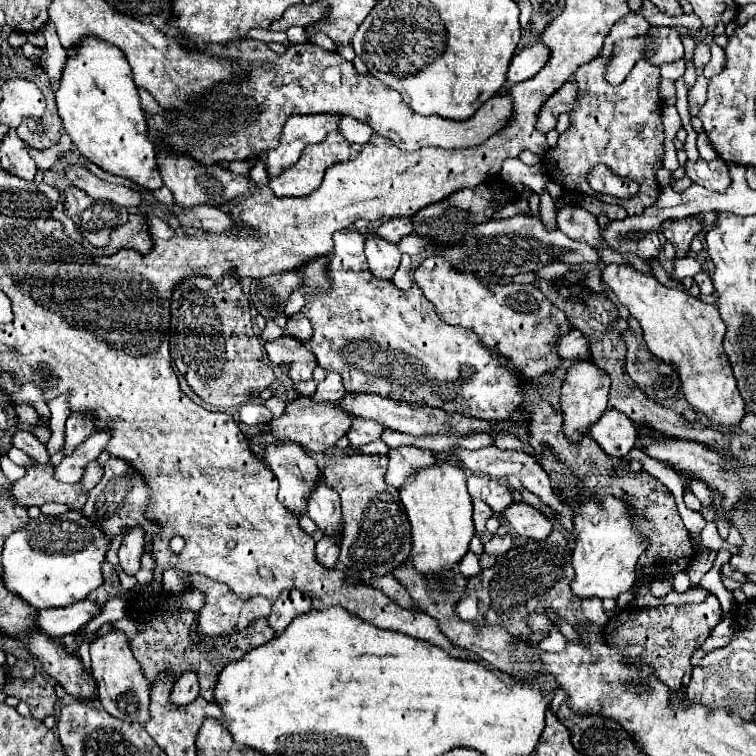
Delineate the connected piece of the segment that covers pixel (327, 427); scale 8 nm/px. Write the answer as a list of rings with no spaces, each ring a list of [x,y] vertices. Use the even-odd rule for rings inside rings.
[[[301,396],[301,398],[287,404],[287,408],[285,408],[285,412],[279,420],[273,418],[271,422],[265,424],[265,428],[259,434],[251,436],[249,438],[249,448],[259,460],[265,458],[263,446],[271,444],[271,442],[295,442],[299,446],[305,446],[311,452],[327,452],[331,446],[335,446],[335,442],[341,436],[345,436],[349,432],[351,422],[353,422],[353,418],[347,418],[347,414],[339,414],[339,410],[335,410],[335,406],[331,406],[331,402],[315,404],[313,400]],[[307,430],[311,434],[307,434]]]

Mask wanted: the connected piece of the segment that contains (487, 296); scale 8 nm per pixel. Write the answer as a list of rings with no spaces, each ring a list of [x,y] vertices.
[[[429,256],[415,270],[415,282],[423,290],[425,298],[435,306],[435,314],[453,326],[463,326],[479,334],[481,342],[487,342],[499,356],[513,362],[513,366],[527,378],[539,378],[547,372],[555,372],[561,364],[557,354],[557,340],[569,334],[571,324],[567,316],[553,306],[543,292],[533,284],[495,284],[483,286],[471,274],[459,274],[451,270],[439,256]]]

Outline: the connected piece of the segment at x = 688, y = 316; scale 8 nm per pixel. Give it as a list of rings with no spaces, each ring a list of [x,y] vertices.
[[[615,264],[605,266],[601,278],[617,294],[617,300],[627,306],[629,314],[641,324],[647,348],[661,362],[667,362],[677,370],[683,396],[693,410],[705,414],[721,428],[739,426],[745,414],[745,402],[737,390],[731,364],[723,354],[725,324],[715,312],[715,306],[705,304],[689,294],[694,279],[686,277],[682,280],[684,291],[673,290],[659,284],[653,274],[635,274],[631,266]]]

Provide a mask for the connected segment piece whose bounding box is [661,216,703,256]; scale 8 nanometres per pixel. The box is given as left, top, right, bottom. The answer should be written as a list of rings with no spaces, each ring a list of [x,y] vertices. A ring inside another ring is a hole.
[[[687,216],[681,220],[667,220],[665,228],[661,224],[661,230],[665,232],[665,238],[675,246],[677,254],[683,256],[689,252],[689,242],[693,240],[693,236],[703,230],[703,222],[697,216]]]

